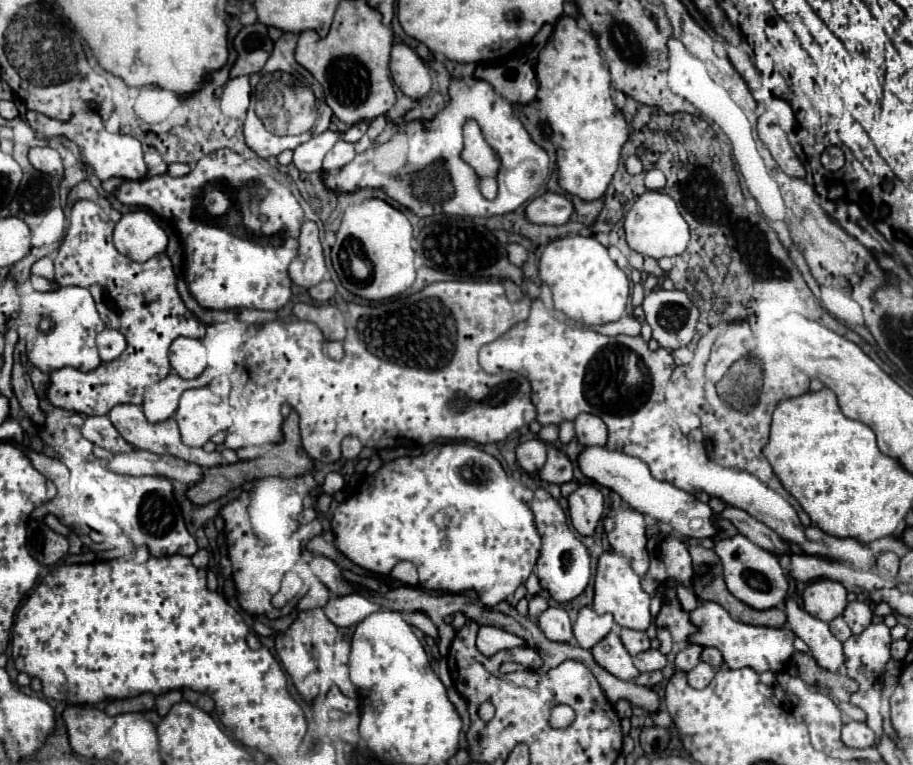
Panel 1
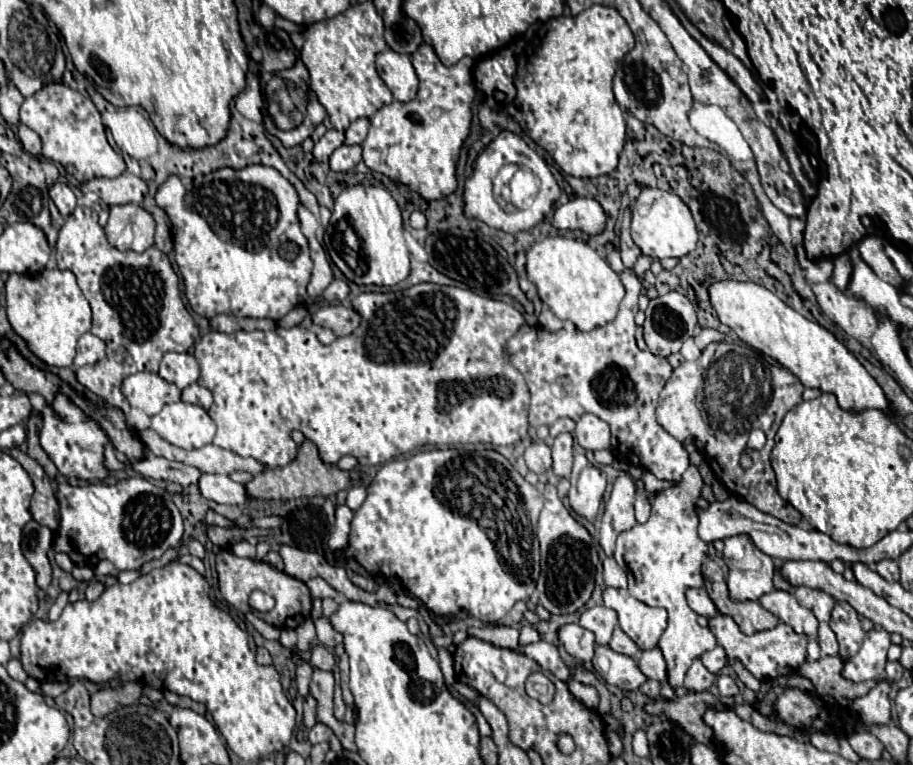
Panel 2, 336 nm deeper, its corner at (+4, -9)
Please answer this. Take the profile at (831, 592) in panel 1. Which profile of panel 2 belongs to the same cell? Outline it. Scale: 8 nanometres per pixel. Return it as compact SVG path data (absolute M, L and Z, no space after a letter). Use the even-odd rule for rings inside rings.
M798 587L796 589L796 599L802 607L810 609L816 615L818 621L830 621L830 613L832 613L836 601L828 593L822 593L818 589Z

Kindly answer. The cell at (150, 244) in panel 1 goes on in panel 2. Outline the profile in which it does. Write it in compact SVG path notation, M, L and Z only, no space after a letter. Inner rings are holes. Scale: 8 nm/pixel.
M116 205L110 207L110 219L106 223L106 237L108 243L120 251L136 251L142 253L154 245L154 219L152 215L142 209L140 205Z

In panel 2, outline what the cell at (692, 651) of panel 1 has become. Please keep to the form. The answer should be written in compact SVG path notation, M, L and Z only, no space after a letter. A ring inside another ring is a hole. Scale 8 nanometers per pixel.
M714 647L710 651L706 651L702 657L700 657L702 665L710 671L710 673L720 673L720 669L726 665L726 653L722 647Z

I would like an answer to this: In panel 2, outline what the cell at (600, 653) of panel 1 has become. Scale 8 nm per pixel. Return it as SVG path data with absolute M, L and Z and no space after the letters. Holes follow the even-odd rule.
M608 645L596 649L592 665L594 665L594 671L606 683L616 685L622 691L634 691L646 681L644 673L638 669L634 657L620 655L620 653L612 651Z

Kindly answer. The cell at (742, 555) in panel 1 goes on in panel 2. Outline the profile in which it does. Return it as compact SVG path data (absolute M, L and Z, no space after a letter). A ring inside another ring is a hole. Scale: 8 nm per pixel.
M750 537L726 539L722 557L730 569L726 583L732 601L758 601L774 589L774 561L758 547L754 549Z

